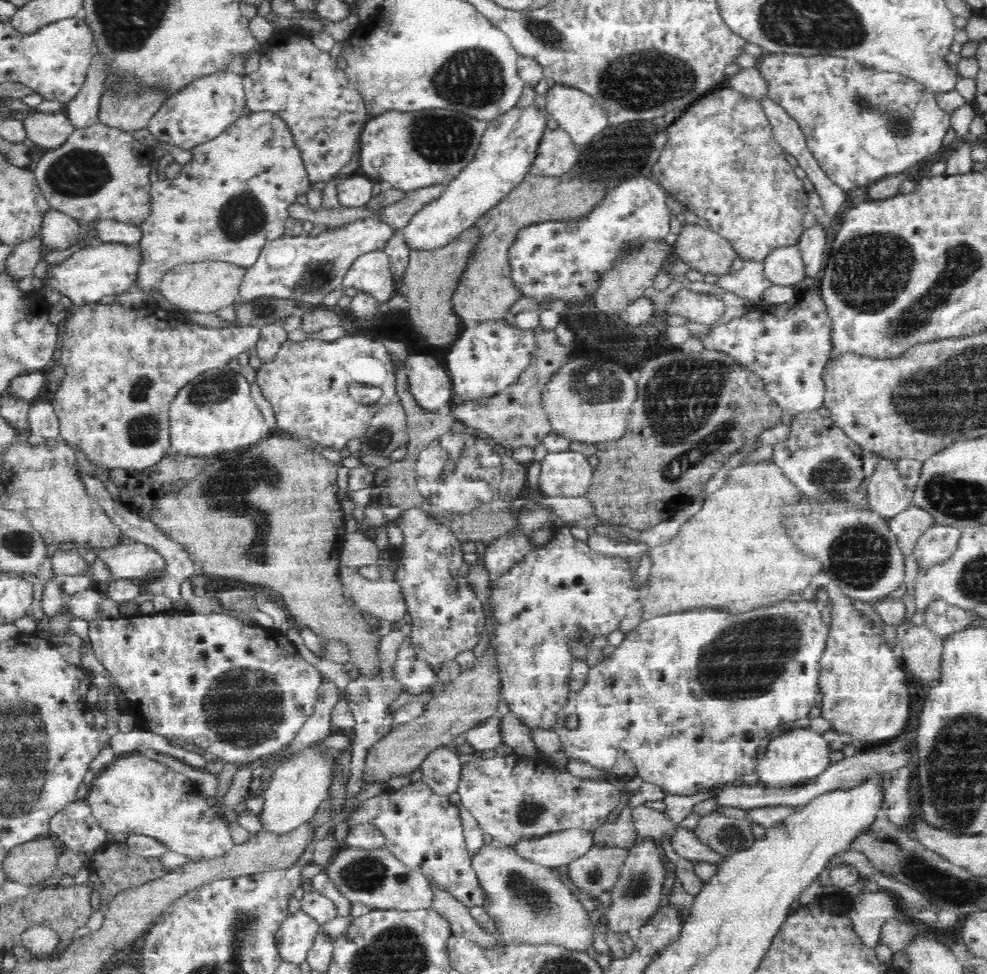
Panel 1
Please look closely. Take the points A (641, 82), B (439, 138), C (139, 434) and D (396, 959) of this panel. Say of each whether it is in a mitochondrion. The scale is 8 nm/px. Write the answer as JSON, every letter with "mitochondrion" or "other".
{"A":"mitochondrion","B":"mitochondrion","C":"mitochondrion","D":"mitochondrion"}

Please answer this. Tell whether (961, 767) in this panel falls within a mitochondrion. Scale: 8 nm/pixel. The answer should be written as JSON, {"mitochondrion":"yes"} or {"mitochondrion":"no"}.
{"mitochondrion":"yes"}

